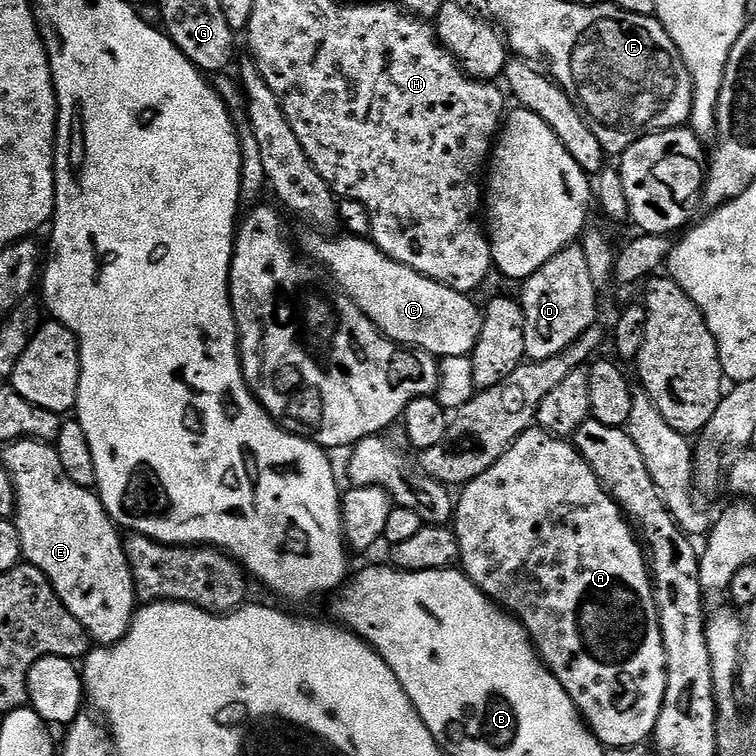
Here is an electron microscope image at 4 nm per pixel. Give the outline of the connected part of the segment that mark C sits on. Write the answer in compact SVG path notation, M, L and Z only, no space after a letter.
M320 230L308 231L312 232L304 232L301 234L300 244L298 240L299 251L303 253L303 255L307 257L309 261L319 264L320 267L323 268L329 276L332 277L336 287L343 290L343 292L345 292L348 297L350 297L350 299L352 299L353 302L355 302L357 306L360 307L362 314L366 314L366 318L370 318L370 322L374 322L374 326L376 329L378 329L378 331L381 332L382 335L388 336L396 344L403 344L409 348L424 348L429 352L429 354L437 358L443 358L446 356L471 357L474 346L478 342L478 334L482 330L482 322L484 321L481 305L476 305L475 302L472 301L473 297L471 295L454 290L445 284L439 284L438 281L432 280L428 276L423 276L422 273L420 273L418 270L414 270L402 262L394 262L394 258L390 258L388 255L386 255L386 253L383 252L380 247L372 243L371 239L365 238L363 236L354 236L349 234L341 234L342 236L328 236L332 234L325 234Z

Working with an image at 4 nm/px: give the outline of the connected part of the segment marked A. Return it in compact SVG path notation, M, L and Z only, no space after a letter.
M539 426L528 428L508 447L506 454L502 454L502 458L498 458L498 462L490 466L490 470L463 485L461 492L464 493L458 496L454 504L454 531L460 547L458 564L464 575L473 580L489 600L498 602L501 608L523 624L541 660L556 675L558 682L562 682L566 694L570 694L570 698L576 703L576 709L605 749L632 748L635 744L642 743L647 736L649 739L656 731L658 714L662 710L666 694L666 646L662 642L660 612L656 608L656 592L652 589L652 573L645 549L625 516L624 509L609 492L604 491L600 479L594 474L594 470L590 470L586 458L582 458L575 443L552 436Z

